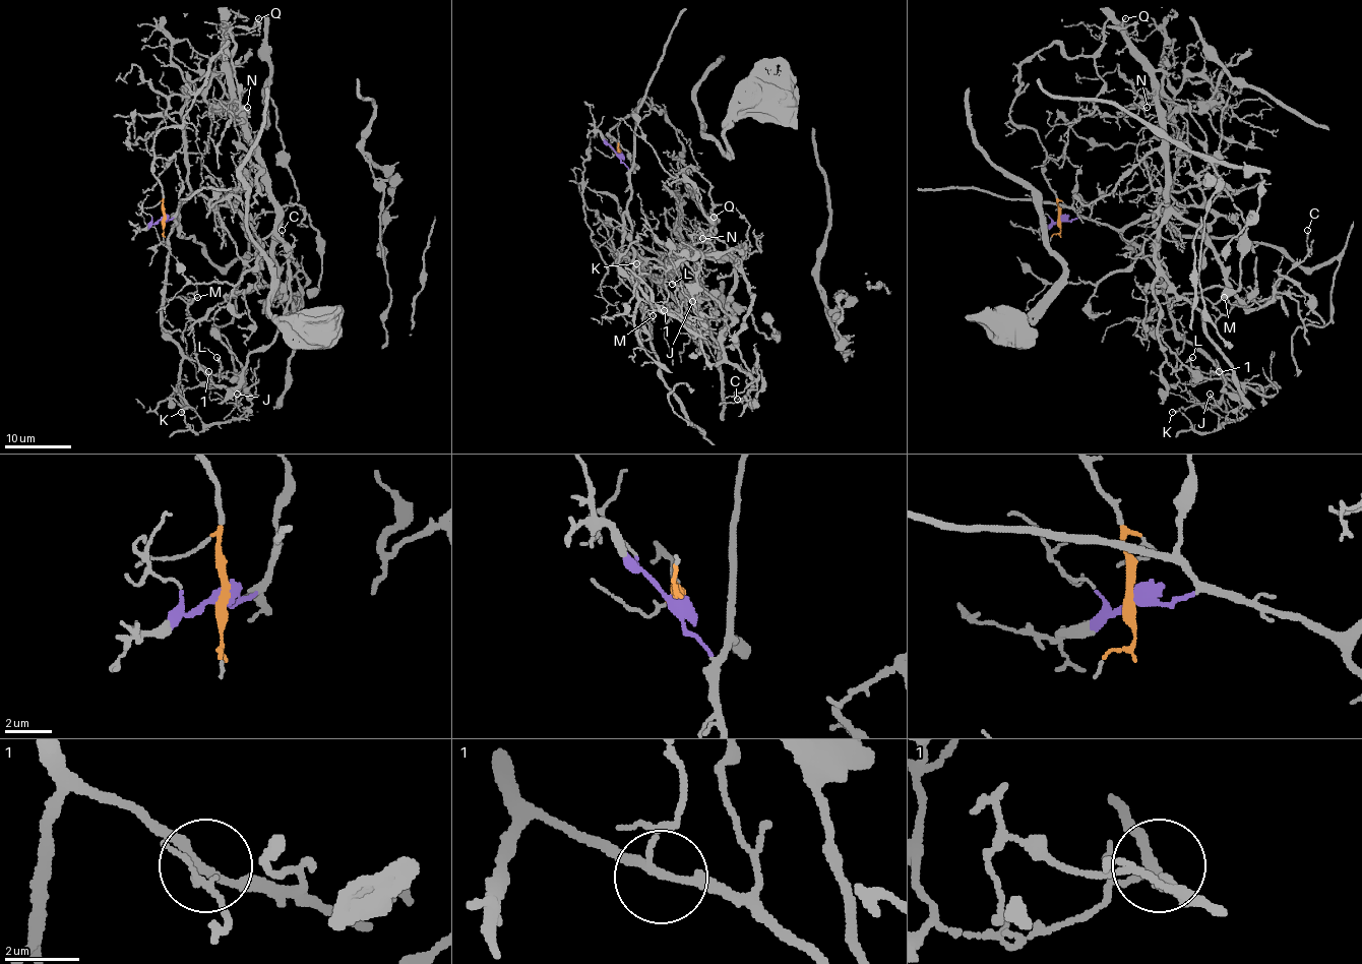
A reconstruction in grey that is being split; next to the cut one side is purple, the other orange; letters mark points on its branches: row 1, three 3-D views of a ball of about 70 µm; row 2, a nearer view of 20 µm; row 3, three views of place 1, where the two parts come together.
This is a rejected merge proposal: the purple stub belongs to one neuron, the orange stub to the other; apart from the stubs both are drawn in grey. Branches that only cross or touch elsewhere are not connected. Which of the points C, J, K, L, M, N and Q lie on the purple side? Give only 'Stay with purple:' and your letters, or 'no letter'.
Stay with purple: C, J, K, L, M

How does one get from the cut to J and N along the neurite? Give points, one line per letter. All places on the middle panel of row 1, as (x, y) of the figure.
J: (619, 152), (630, 196), (617, 265), (644, 301), (679, 314), (697, 335), (706, 330), (692, 301)
N: (619, 152), (617, 123), (644, 101), (663, 111), (682, 144), (681, 237), (701, 248), (702, 239)

